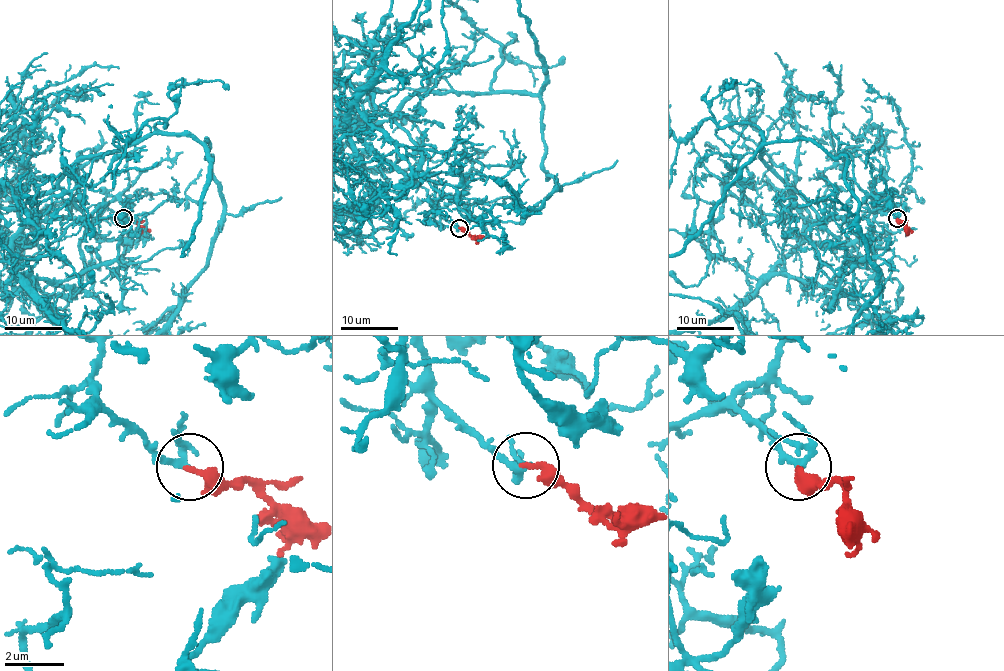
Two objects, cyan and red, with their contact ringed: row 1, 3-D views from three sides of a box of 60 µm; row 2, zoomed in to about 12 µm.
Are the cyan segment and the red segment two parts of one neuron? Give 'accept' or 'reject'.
accept

